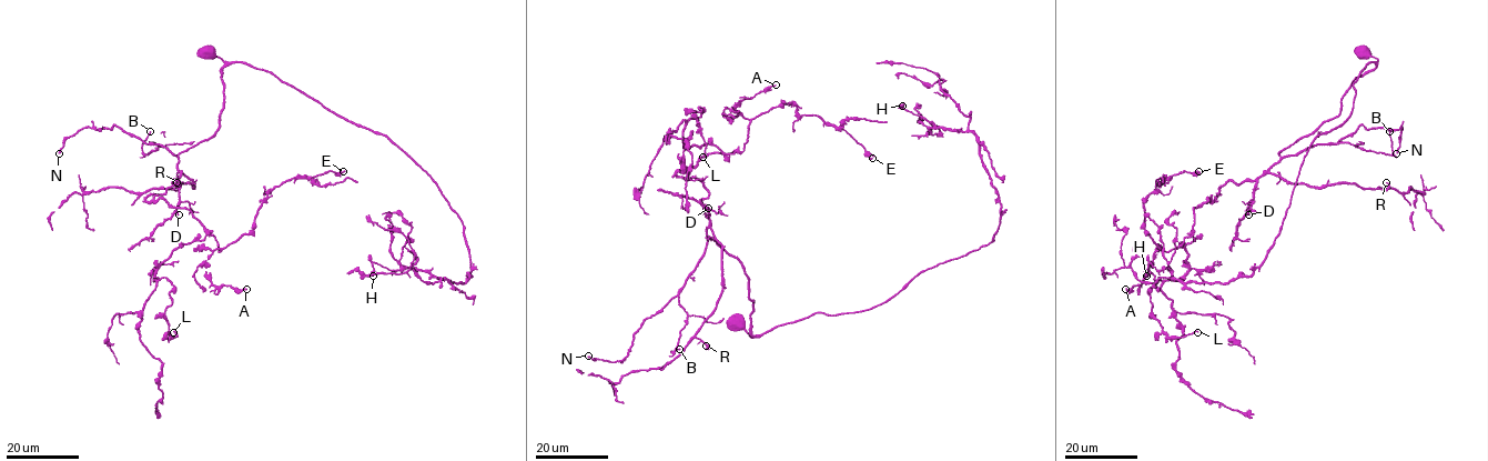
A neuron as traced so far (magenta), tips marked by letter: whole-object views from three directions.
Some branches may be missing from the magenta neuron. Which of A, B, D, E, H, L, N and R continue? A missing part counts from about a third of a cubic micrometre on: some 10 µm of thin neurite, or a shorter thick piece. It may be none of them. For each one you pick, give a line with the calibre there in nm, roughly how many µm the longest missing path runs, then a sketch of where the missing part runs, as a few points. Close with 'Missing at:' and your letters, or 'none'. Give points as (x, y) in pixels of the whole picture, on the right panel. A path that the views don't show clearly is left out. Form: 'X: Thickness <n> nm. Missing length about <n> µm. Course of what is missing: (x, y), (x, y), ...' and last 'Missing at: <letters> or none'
Missing at: none

